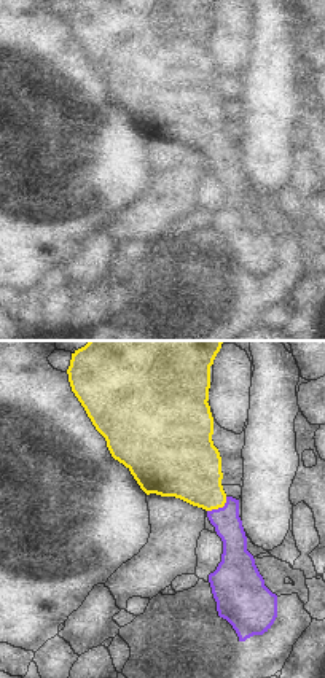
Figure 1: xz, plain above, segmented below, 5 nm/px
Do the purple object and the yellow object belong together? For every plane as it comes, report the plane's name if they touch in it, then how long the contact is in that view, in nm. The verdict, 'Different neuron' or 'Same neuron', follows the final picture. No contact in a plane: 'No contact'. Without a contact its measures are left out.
Touches purple in xz. Shared border 130 nm

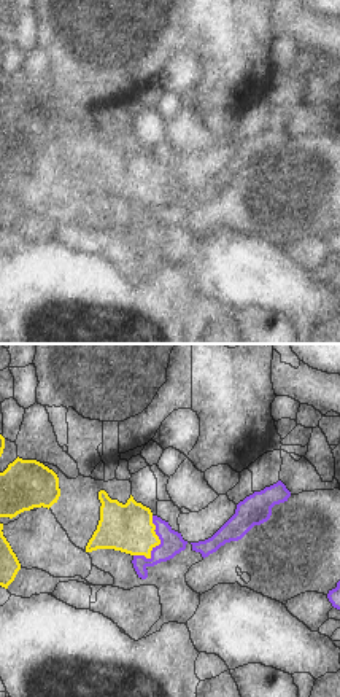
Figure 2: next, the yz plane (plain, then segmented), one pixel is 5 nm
Touches purple in yz. Shared border 220 nm

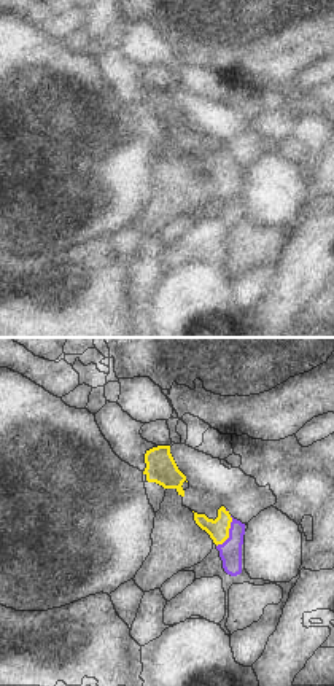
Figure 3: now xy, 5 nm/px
Touches purple in xy. Shared border 180 nm

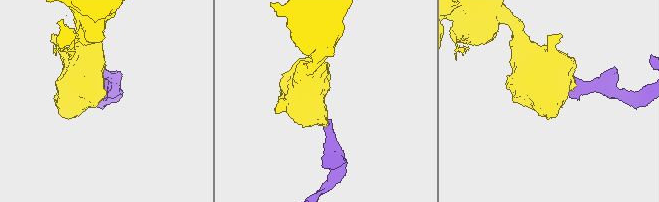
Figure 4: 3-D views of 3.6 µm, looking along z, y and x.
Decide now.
Same neuron

